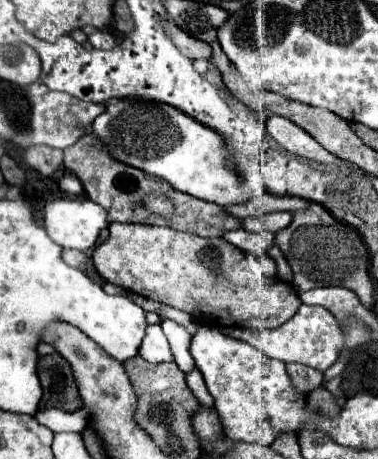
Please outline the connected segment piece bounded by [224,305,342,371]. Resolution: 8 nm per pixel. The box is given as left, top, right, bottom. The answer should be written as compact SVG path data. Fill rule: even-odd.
M300 305L298 313L278 329L264 329L264 331L250 331L242 327L224 329L224 333L232 339L248 341L250 345L262 349L268 357L280 359L284 363L304 363L318 371L326 371L338 357L338 349L342 349L342 329L338 329L338 321L332 317L330 311L314 305Z

